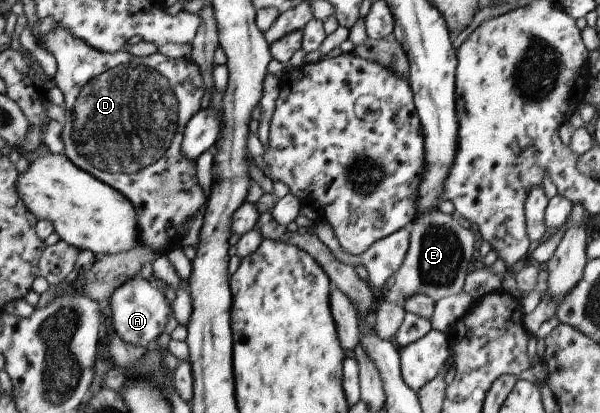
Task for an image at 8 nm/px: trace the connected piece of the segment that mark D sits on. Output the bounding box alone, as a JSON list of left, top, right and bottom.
[41,27,208,257]

